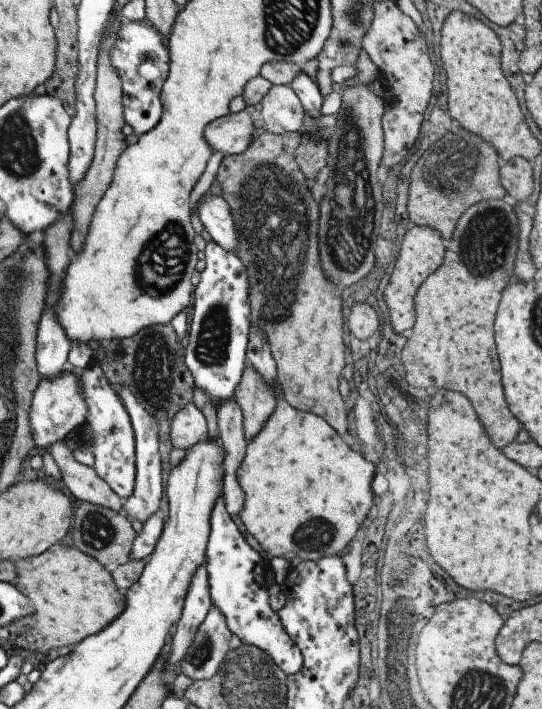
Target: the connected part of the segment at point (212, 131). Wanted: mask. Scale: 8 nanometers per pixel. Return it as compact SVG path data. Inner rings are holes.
M245 109L228 113L203 128L205 142L214 152L224 155L236 155L245 152L251 140L258 133L253 127L249 112Z

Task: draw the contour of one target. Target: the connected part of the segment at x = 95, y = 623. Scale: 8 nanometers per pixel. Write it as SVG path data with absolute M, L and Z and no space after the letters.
M56 543L42 554L13 560L13 564L16 568L15 587L28 599L34 609L33 613L7 626L9 631L7 640L14 647L19 645L29 652L52 655L53 651L62 646L77 644L87 636L98 634L124 610L126 599L113 584L111 574L91 556L83 554L74 547Z

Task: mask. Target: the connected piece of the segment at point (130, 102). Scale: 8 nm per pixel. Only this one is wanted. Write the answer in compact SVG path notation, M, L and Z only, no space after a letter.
M123 20L109 54L109 63L119 76L123 121L133 129L135 135L144 135L161 116L160 93L168 74L165 42L147 20L139 23Z

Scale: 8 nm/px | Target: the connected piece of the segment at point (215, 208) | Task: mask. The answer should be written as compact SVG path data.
M202 196L197 208L197 218L203 229L211 237L211 241L235 255L237 252L237 232L233 226L233 218L229 206L221 196Z

